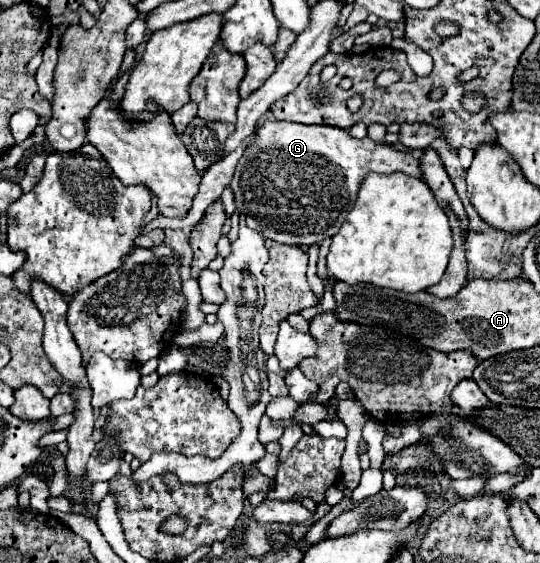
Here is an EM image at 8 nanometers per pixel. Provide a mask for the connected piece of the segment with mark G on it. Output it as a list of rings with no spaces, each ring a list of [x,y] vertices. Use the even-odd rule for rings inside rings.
[[[265,121],[257,129],[255,143],[245,149],[237,173],[233,175],[231,189],[235,193],[237,211],[245,215],[245,223],[257,229],[265,239],[289,245],[315,245],[327,237],[333,237],[345,223],[355,199],[359,185],[367,173],[405,173],[423,179],[419,161],[405,151],[397,151],[391,145],[375,143],[369,137],[355,139],[343,129],[333,129],[327,125],[301,125],[289,121]]]

